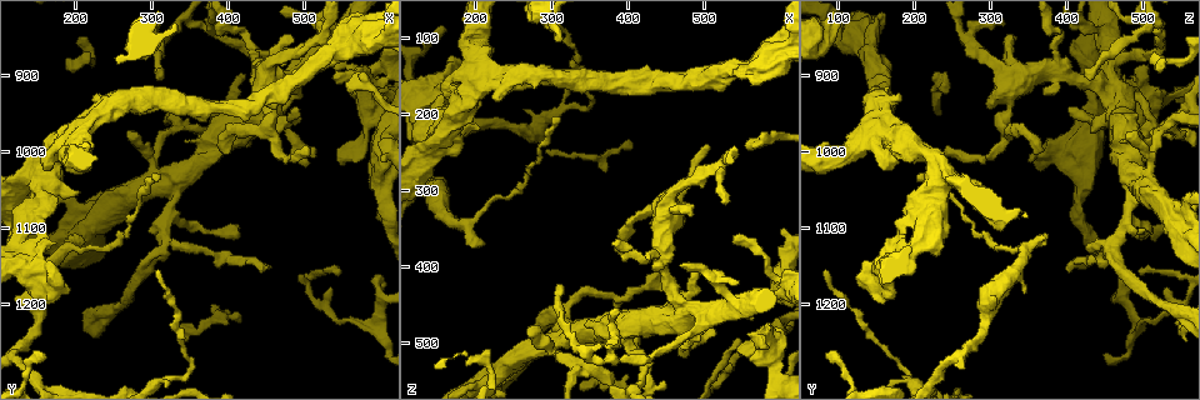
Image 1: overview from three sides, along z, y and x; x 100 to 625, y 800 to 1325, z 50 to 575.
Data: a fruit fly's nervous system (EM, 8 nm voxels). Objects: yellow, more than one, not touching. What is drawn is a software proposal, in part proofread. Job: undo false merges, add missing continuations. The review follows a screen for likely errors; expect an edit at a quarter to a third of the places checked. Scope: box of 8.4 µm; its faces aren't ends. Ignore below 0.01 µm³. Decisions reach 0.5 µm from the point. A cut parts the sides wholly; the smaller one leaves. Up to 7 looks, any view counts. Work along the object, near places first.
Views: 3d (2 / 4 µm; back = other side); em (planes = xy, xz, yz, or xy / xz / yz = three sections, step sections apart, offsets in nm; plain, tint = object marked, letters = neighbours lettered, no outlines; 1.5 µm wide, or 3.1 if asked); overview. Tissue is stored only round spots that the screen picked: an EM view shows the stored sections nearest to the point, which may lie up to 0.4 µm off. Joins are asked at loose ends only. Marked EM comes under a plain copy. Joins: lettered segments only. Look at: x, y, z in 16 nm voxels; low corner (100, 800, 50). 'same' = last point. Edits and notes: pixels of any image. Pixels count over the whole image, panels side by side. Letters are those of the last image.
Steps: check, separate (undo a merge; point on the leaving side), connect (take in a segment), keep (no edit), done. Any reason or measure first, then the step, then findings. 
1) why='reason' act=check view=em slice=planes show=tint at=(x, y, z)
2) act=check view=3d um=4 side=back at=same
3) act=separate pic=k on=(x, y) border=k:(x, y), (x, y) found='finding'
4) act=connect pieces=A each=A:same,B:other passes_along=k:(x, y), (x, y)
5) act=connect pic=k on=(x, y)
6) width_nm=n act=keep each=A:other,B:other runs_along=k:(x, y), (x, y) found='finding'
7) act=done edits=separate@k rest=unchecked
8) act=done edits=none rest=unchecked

why='calibre changes' act=check view=3d um=2 at=(170, 1175, 150)

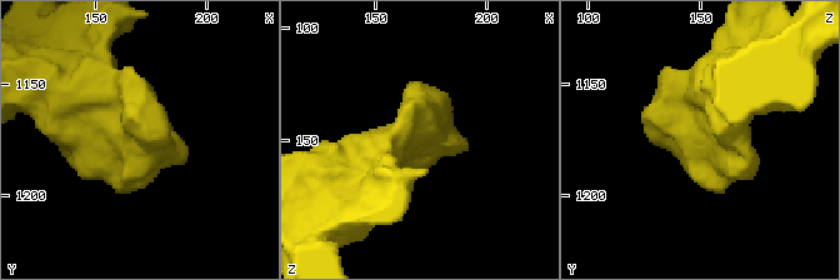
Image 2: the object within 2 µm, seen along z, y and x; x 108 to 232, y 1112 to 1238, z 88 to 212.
act=check view=em slice=planes show=letters at=(171, 1179, 150)

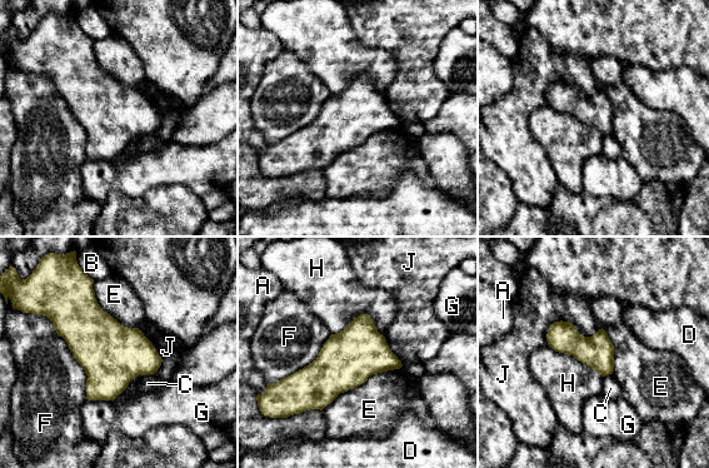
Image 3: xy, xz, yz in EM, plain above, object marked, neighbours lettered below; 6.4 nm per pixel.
act=keep each=A:other,B:other,C:other,D:other,E:other,F:other,G:other,H:other,J:other border=3:(331, 334), (368, 314), (383, 335) found='one neuron here'

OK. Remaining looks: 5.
act=check view=em slice=xz step=8 show=tint at=(315, 1105, 470)

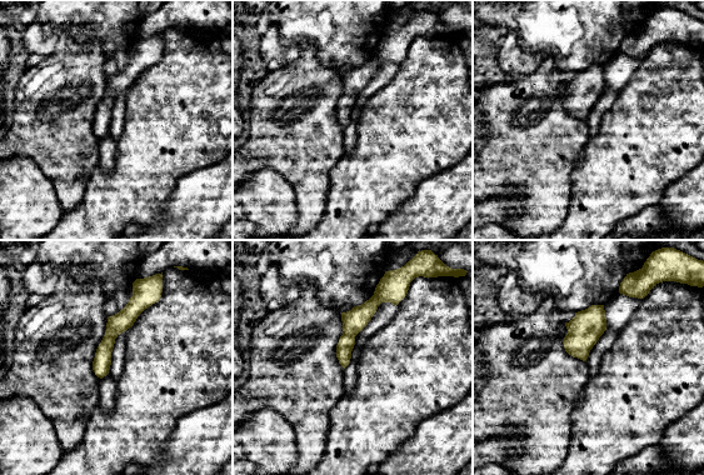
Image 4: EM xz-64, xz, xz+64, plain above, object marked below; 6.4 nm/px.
why='another direction' act=check view=em slice=planes show=letters at=same

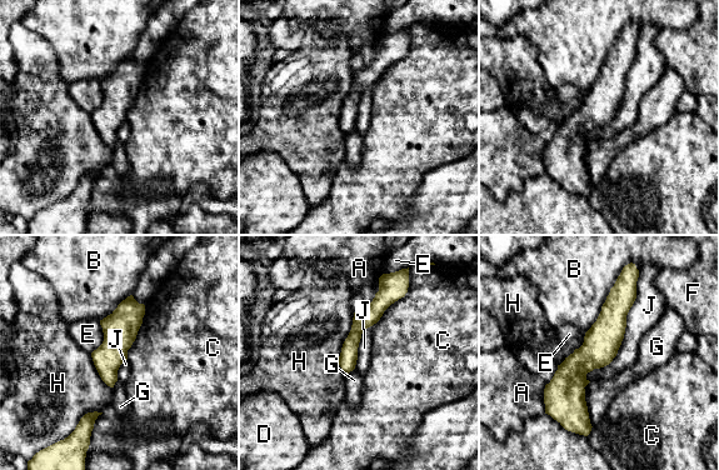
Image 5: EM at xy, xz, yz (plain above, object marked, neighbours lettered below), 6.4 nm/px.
act=keep each=A:other,B:other,C:other,D:other,E:other,F:other,G:other,H:other,J:other runs_along=5:(625, 273), (575, 369), (585, 416) found='one neuron here'

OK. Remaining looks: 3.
act=check view=em slice=planes show=letters at=(310, 1030, 205)

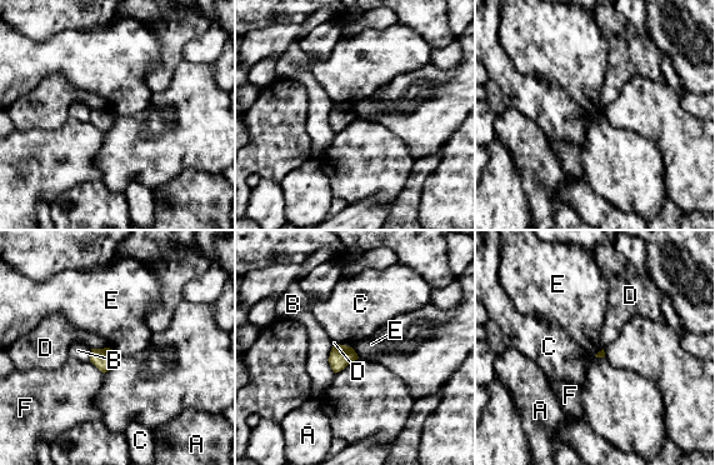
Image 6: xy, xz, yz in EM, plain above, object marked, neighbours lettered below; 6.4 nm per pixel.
act=keep each=A:other,B:other,C:other,D:other,E:other,F:other border=6:(349, 345), (359, 358) found='no lettered segment goes on from it'

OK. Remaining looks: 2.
act=done edits=none rest=unchecked

